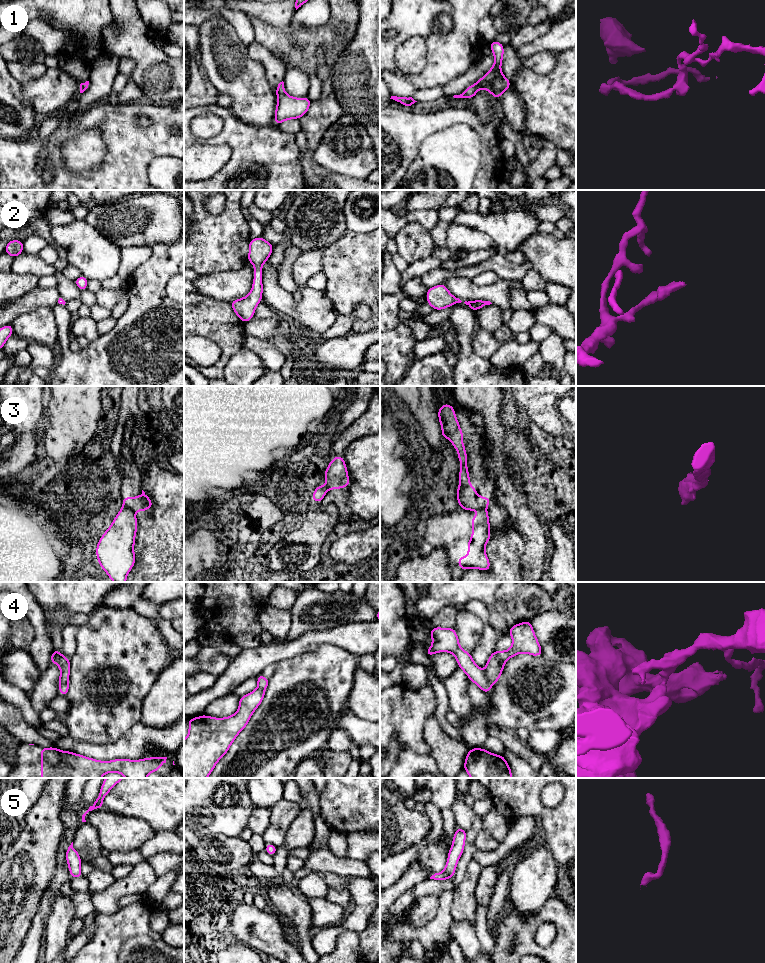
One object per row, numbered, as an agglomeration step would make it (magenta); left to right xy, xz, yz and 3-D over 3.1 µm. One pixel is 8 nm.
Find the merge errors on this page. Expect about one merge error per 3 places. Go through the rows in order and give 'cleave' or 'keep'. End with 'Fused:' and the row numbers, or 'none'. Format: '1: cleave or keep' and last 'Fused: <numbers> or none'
1: keep
2: keep
3: cleave
4: cleave
5: keep
Fused: 3, 4

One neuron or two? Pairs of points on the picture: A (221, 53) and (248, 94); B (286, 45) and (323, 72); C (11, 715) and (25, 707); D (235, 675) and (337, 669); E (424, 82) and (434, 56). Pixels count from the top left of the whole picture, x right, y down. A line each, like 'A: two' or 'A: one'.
A: one
B: two
C: two
D: two
E: one

